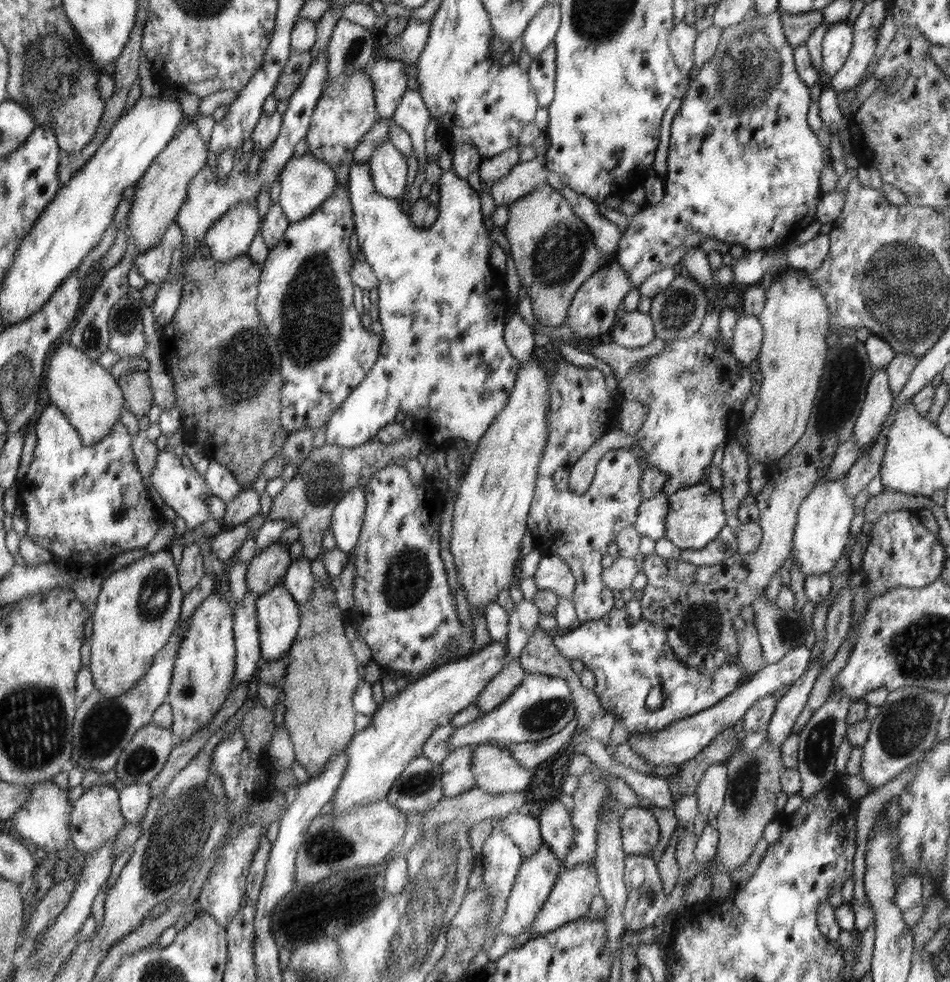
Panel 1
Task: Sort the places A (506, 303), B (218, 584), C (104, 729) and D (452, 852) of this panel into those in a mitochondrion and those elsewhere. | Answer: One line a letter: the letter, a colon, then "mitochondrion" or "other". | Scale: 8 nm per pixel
A: other
B: other
C: mitochondrion
D: mitochondrion

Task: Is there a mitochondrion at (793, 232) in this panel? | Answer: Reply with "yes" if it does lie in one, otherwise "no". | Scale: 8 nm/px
no

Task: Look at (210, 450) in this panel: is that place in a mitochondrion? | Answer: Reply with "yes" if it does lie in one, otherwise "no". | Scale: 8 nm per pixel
no

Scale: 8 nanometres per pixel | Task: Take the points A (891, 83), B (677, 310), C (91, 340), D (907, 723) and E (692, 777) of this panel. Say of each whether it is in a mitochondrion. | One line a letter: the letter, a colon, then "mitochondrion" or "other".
A: mitochondrion
B: mitochondrion
C: mitochondrion
D: mitochondrion
E: other

